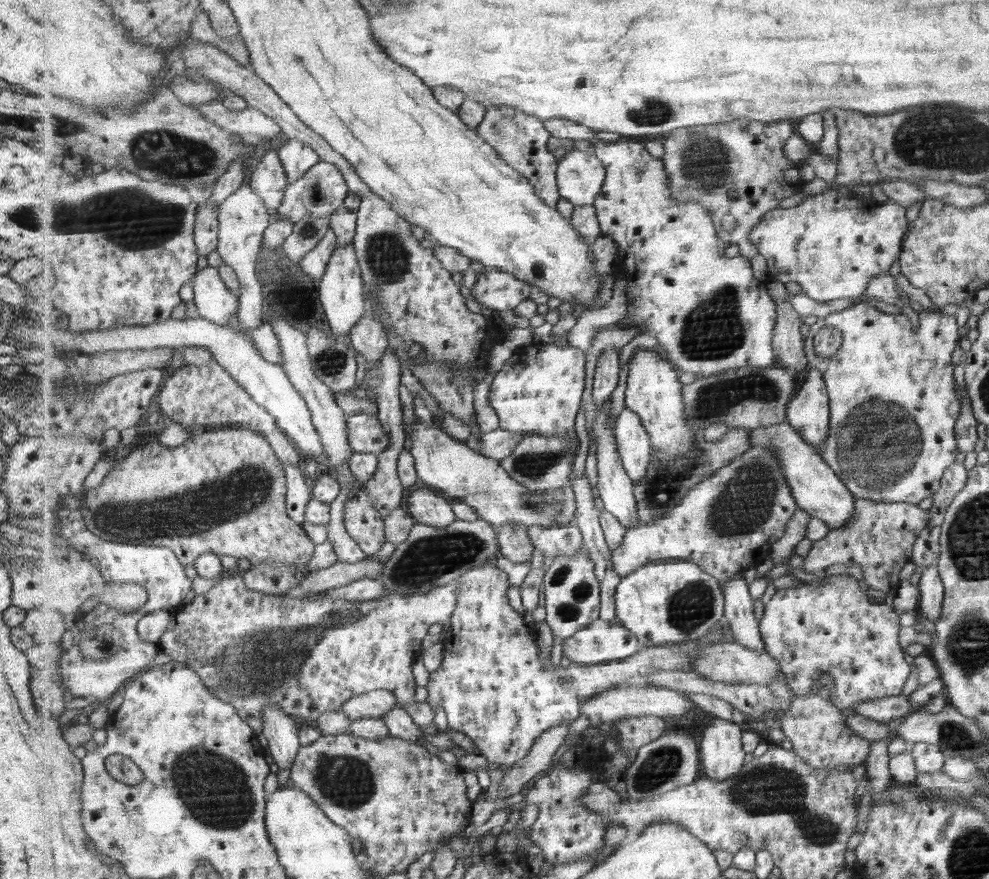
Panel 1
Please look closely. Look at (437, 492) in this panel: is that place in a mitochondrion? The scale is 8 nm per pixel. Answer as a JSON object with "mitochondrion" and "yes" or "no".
{"mitochondrion":"no"}

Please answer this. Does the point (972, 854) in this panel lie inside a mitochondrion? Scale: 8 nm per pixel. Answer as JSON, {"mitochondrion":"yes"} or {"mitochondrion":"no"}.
{"mitochondrion":"yes"}

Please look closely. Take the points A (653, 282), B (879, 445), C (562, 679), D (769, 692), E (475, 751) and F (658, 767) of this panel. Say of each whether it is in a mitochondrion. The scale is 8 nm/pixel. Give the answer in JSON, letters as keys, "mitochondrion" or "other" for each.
{"A":"other","B":"mitochondrion","C":"mitochondrion","D":"other","E":"other","F":"mitochondrion"}

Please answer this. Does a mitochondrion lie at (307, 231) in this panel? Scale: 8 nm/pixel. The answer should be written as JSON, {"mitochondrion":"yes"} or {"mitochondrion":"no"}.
{"mitochondrion":"yes"}

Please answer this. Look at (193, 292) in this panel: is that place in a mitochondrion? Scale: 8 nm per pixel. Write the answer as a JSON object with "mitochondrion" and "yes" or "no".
{"mitochondrion":"no"}

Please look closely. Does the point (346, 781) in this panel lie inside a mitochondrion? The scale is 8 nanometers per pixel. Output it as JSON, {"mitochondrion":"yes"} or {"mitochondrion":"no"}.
{"mitochondrion":"yes"}

